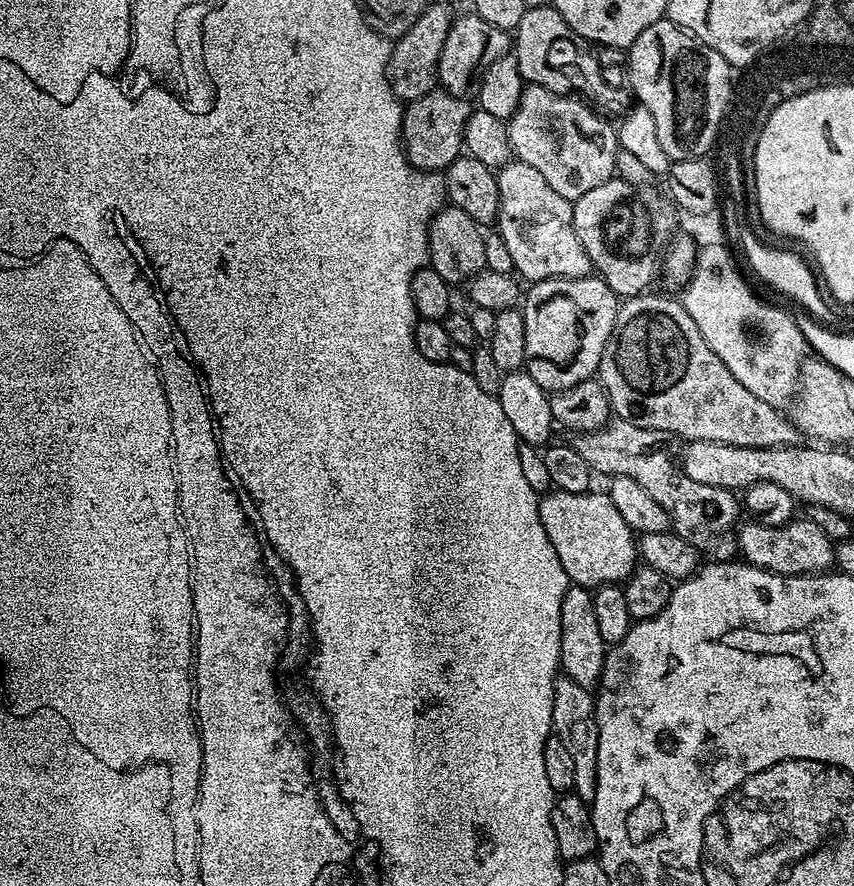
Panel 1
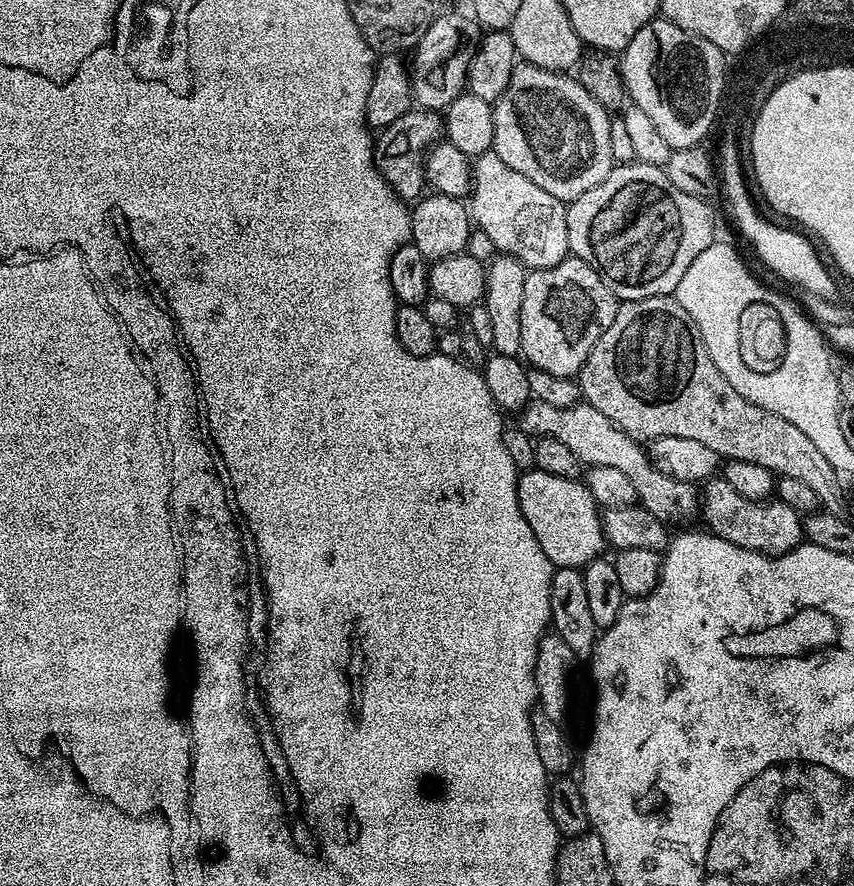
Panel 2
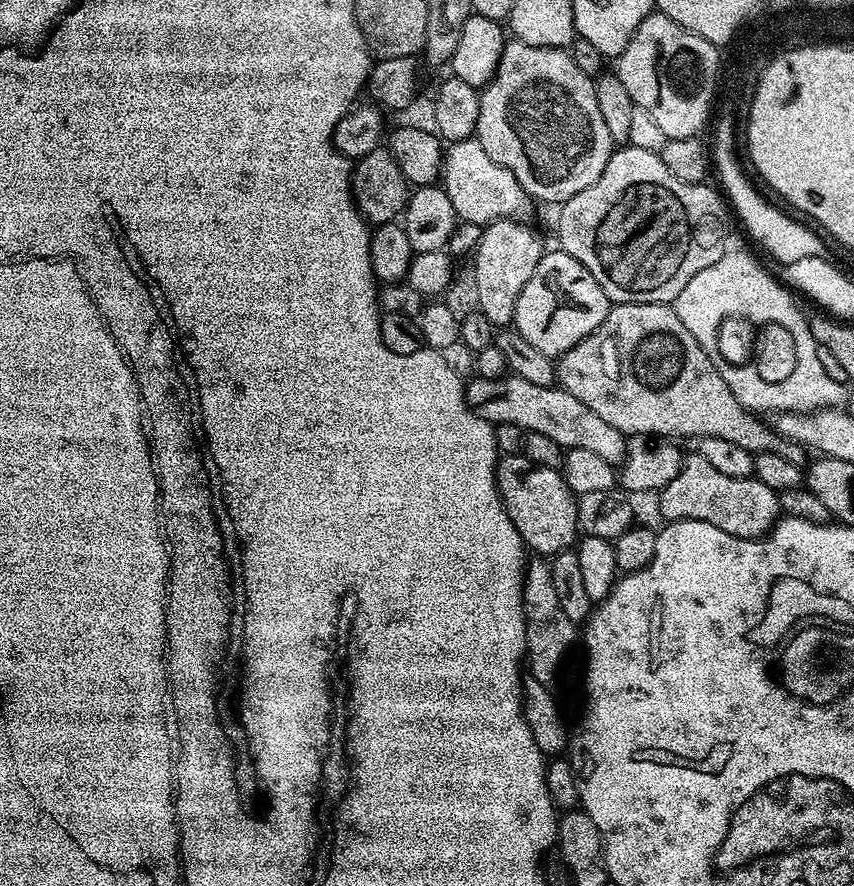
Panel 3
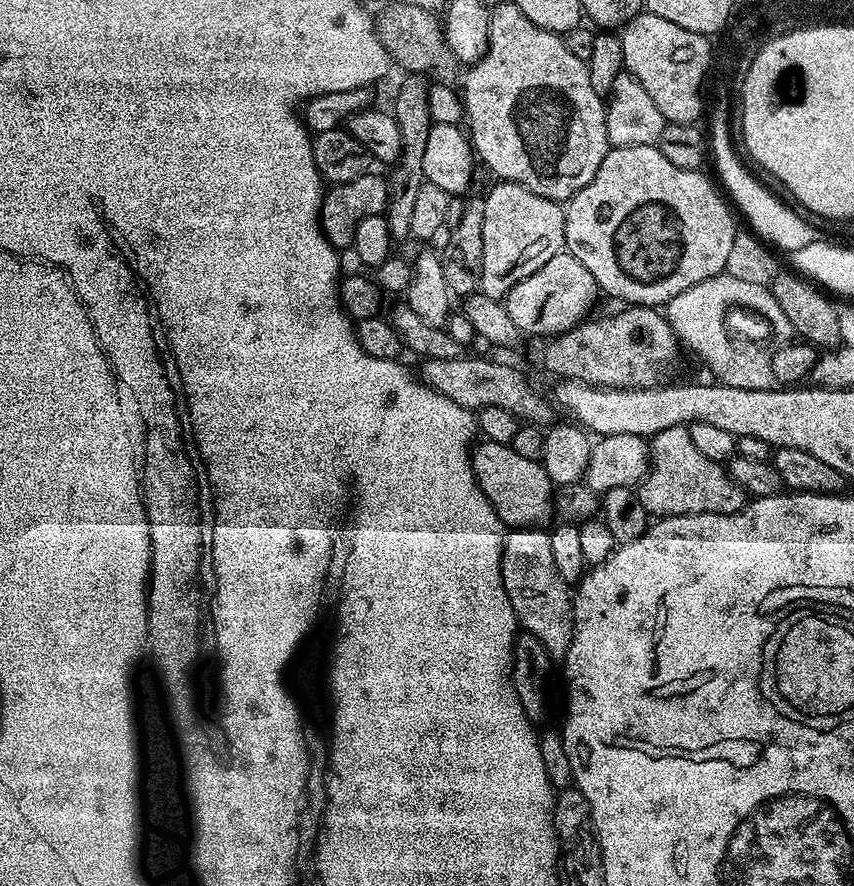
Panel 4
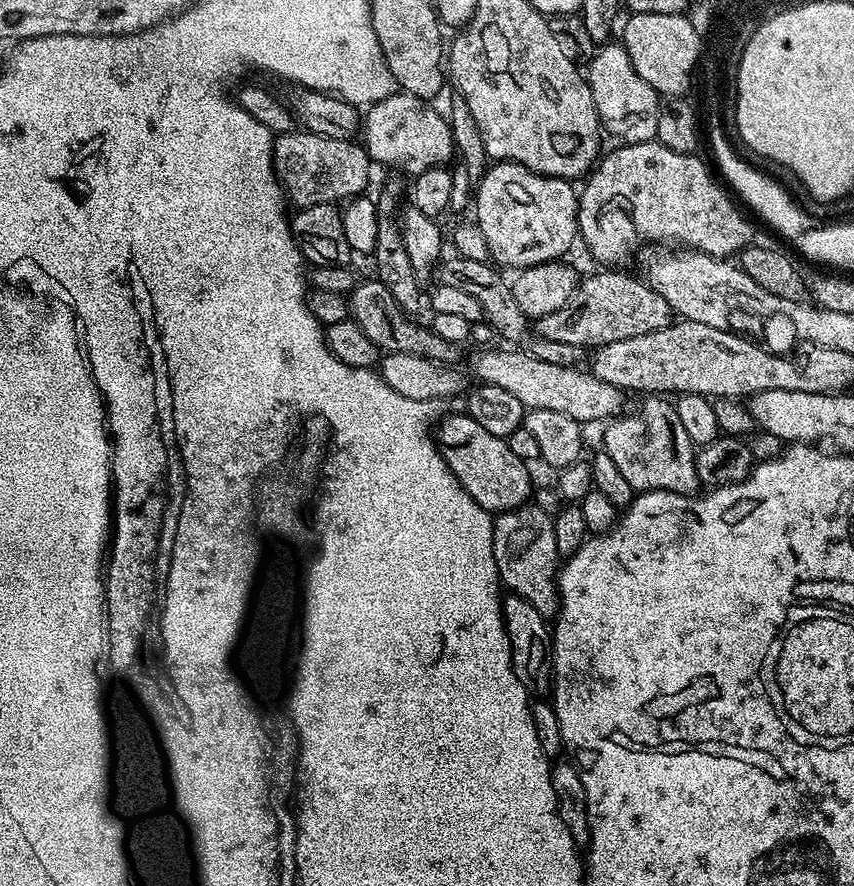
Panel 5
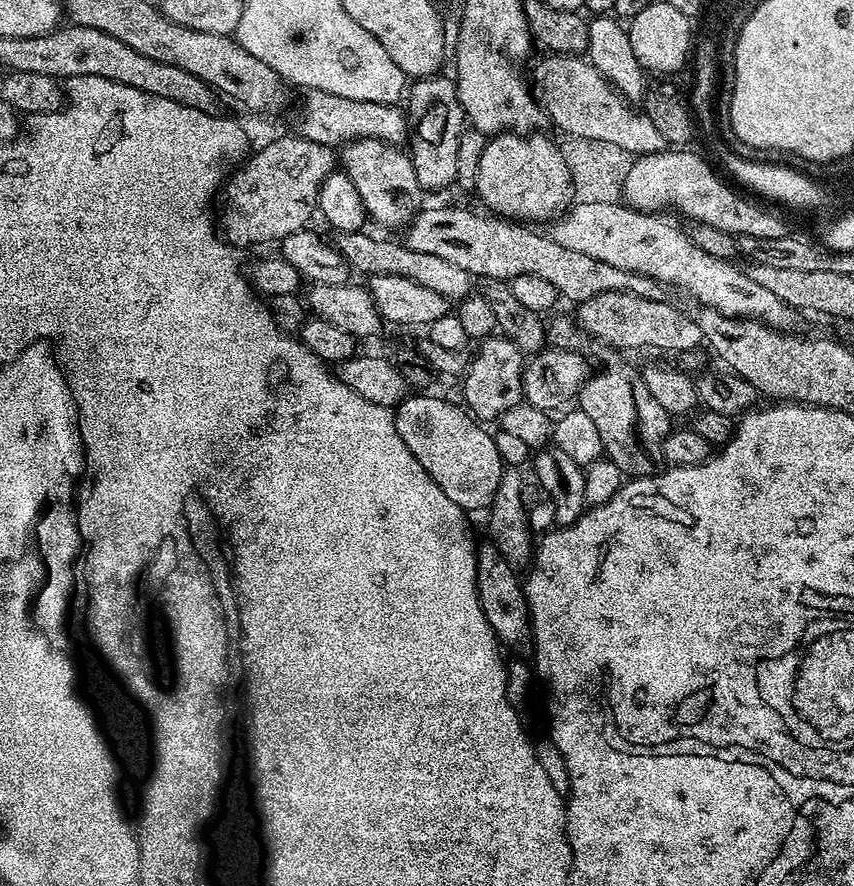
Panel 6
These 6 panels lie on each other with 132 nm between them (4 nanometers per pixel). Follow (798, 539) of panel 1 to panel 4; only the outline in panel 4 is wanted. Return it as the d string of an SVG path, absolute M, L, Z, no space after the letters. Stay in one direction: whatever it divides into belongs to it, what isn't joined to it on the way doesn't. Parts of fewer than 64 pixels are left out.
M685 425L670 426L670 430L662 430L657 436L651 437L648 459L648 473L638 485L638 495L642 506L648 511L649 517L734 514L743 510L746 503L745 492L731 480L723 463L705 458L694 447L694 442L690 442Z

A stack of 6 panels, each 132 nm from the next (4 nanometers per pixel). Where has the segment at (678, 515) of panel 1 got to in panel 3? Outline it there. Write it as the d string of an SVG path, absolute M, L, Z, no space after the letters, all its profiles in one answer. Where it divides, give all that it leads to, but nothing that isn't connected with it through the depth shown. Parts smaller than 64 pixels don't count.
M505 374L498 378L486 378L477 375L476 380L468 380L466 395L468 404L480 415L483 420L488 420L494 426L502 423L512 423L523 429L525 433L537 432L546 434L546 438L554 438L561 449L577 448L590 450L606 458L614 466L619 465L626 455L626 437L619 432L610 422L598 418L586 402L574 398L566 389L559 386L534 386L534 382L526 382L526 378Z

